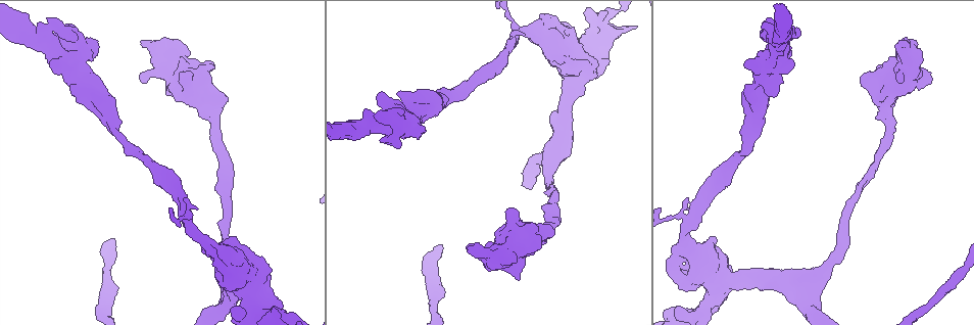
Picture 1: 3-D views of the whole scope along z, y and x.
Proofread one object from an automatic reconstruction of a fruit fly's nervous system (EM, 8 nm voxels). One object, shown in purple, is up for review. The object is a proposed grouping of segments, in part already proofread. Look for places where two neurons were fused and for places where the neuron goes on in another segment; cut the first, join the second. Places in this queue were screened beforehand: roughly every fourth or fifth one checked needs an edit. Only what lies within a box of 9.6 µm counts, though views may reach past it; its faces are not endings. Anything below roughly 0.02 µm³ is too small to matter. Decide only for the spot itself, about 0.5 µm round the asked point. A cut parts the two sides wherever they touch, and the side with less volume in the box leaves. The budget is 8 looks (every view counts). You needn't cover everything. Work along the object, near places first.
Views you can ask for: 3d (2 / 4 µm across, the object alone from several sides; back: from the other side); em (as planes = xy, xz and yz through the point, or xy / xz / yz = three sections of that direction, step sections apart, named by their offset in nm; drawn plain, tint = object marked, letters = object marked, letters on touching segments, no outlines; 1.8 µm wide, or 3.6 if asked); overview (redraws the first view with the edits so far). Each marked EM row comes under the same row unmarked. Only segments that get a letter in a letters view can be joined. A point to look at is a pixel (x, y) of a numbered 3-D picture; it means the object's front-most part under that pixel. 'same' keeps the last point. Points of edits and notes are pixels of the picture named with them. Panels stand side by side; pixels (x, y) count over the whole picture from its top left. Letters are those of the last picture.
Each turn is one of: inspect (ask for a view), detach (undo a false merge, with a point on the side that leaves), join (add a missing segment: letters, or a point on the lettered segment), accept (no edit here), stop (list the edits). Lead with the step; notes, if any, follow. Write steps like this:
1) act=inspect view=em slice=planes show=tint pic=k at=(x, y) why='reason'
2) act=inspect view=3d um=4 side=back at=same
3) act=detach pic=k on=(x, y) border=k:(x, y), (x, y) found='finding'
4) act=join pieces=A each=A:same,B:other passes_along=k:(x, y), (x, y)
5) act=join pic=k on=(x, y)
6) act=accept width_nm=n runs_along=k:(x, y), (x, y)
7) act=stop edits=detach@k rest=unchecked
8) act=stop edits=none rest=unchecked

act=inspect view=em um=3.6 slice=planes show=letters pic=1 at=(240, 281) why='thick turns thin'

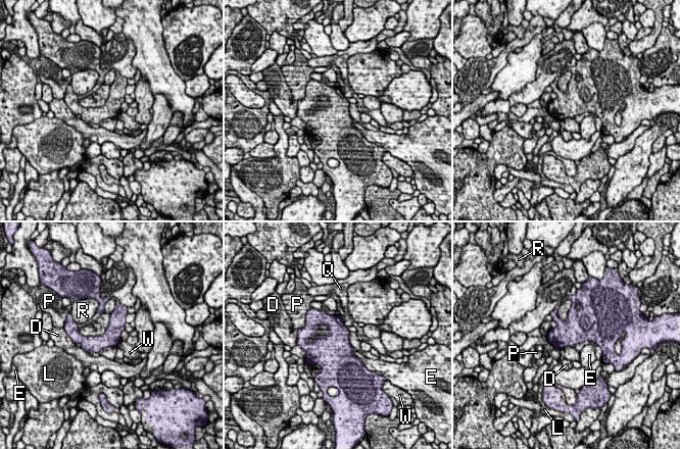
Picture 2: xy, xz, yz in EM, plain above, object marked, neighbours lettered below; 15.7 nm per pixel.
act=accept width_nm=280 each=D:other,E:other,L:other,P:other,Q:other,R:other,W:other runs_along=2:(125, 311), (101, 342), (81, 342) found='continuous, no second neuron'

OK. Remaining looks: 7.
act=inspect view=em um=3.6 slice=planes show=letters pic=1 at=(177, 64) why='sudden change in width'

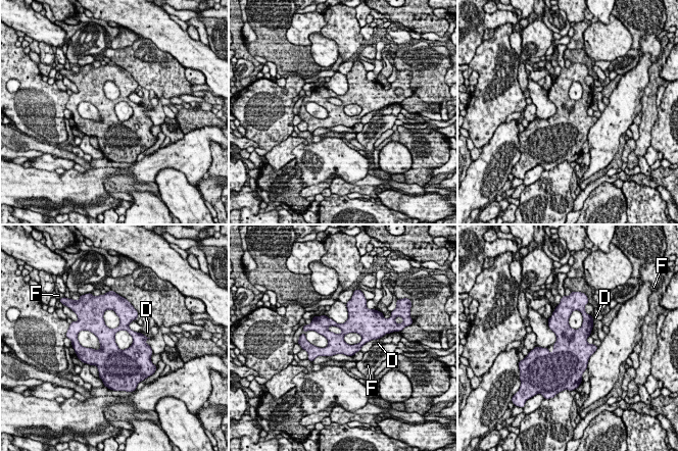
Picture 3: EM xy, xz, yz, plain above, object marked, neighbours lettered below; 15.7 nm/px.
act=accept width_nm=280 each=D:other,F:other border=3:(141, 333), (149, 338) found='all the same neuron'

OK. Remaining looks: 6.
act=inspect view=3d um=4 pic=1 at=(380, 126) why='three arms meet'

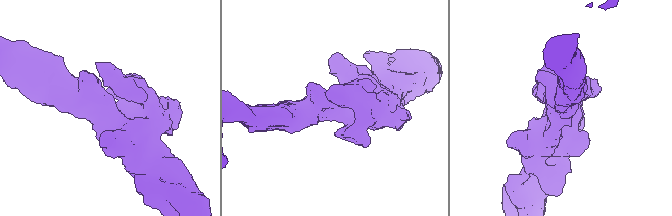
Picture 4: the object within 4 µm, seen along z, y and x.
act=inspect view=em slice=planes show=letters pic=4 at=(555, 112) arms=3 arm_widths_nm=260,440,460

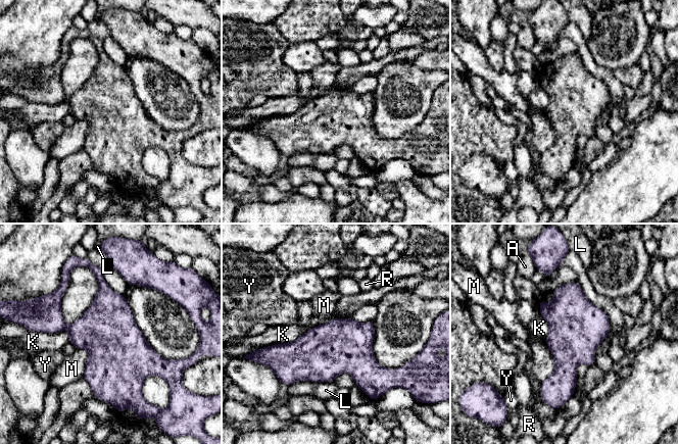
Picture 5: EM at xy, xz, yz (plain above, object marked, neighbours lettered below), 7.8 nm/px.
act=accept longest_contact=K:480nm each=A:other,K:other,L:other,M:other,R:other,Y:other found='one neuron here'

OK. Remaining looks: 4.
act=stop edits=none rest=unchecked

